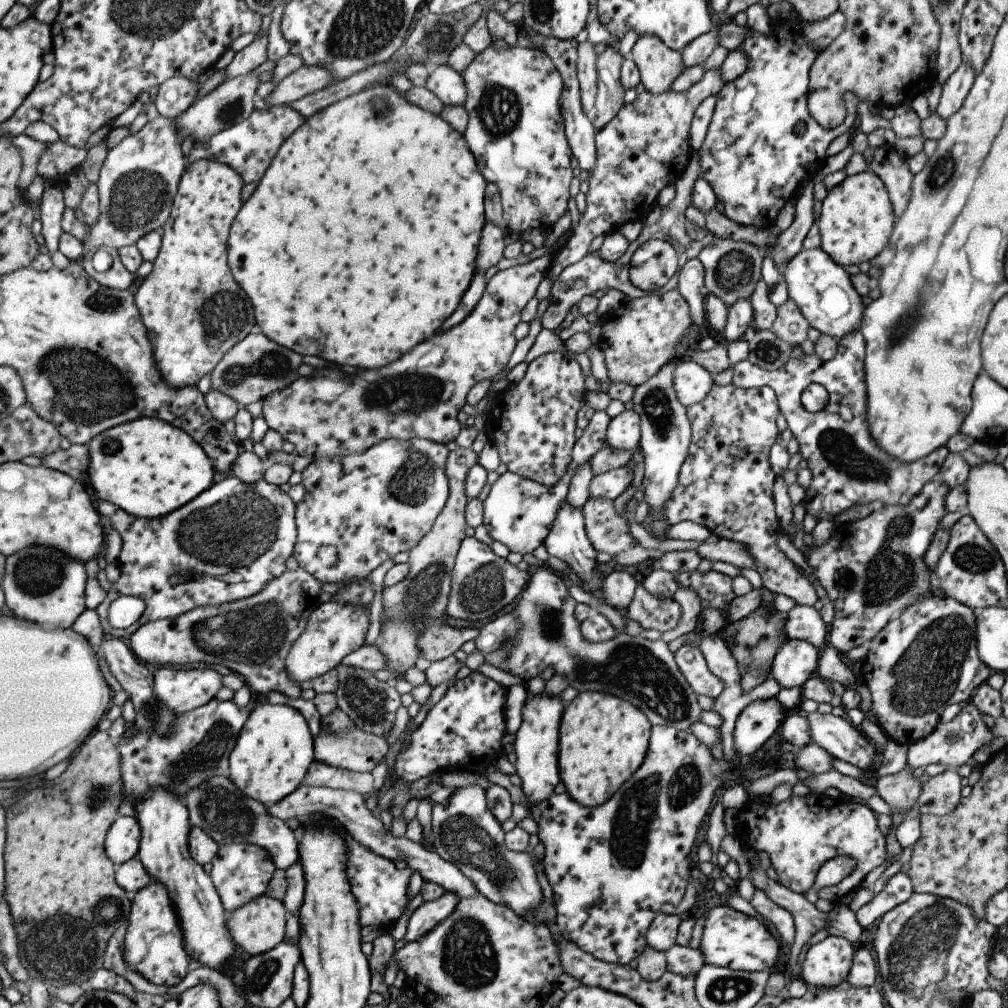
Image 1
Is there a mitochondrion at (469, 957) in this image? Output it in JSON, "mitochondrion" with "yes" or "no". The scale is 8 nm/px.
{"mitochondrion":"yes"}

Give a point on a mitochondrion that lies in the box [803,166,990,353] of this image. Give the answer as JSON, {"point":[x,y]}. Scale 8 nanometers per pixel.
{"point":[900,330]}

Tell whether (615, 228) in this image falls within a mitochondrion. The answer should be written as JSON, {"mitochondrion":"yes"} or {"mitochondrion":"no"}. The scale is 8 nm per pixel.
{"mitochondrion":"no"}

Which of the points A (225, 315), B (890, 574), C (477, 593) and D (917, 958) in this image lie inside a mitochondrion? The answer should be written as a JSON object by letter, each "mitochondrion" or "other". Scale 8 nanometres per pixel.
{"A":"mitochondrion","B":"mitochondrion","C":"mitochondrion","D":"mitochondrion"}

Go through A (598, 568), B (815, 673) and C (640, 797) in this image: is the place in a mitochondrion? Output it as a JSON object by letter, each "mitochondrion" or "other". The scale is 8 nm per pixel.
{"A":"other","B":"other","C":"mitochondrion"}

